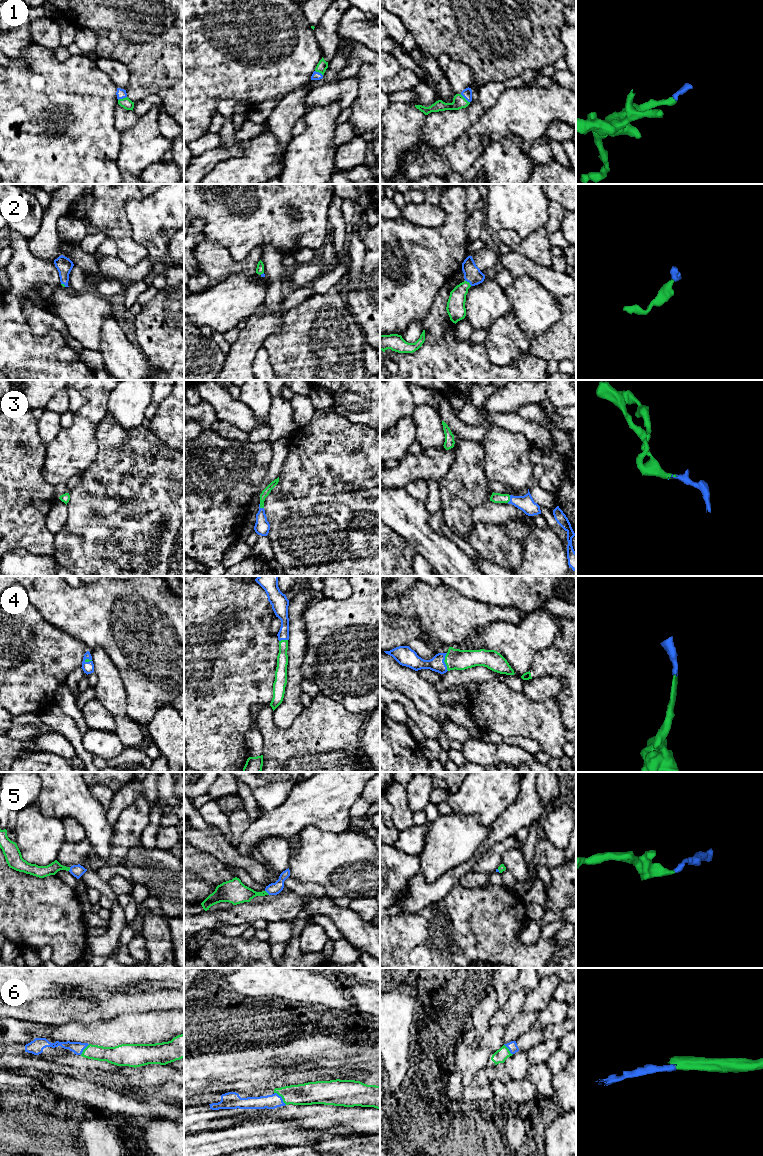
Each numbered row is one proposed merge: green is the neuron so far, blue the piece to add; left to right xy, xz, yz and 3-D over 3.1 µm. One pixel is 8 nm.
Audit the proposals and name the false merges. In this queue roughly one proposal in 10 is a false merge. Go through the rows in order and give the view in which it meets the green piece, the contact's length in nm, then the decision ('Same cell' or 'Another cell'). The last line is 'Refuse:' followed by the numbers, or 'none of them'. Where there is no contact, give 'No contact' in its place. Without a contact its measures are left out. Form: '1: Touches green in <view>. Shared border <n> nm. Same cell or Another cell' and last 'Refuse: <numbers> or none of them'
1: Touches green in yz. Shared border 100 nm. Same cell
2: Touches green in yz. Shared border 70 nm. Same cell
3: Touches green in yz. Shared border 70 nm. Same cell
4: Touches green in yz. Shared border 140 nm. Same cell
5: Touches green in xz. Shared border 50 nm. Same cell
6: Touches green in xz. Shared border 140 nm. Same cell
Refuse: none of them

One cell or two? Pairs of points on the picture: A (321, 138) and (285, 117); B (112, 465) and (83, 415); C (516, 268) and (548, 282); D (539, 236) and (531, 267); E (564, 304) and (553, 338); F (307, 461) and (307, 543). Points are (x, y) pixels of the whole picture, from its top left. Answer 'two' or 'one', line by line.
A: two
B: two
C: one
D: two
E: one
F: one

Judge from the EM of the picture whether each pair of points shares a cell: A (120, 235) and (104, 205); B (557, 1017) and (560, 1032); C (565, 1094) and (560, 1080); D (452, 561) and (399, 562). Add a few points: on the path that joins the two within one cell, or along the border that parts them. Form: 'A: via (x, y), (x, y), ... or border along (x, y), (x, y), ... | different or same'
A: via (118, 228), (107, 212) | same
B: border along (565, 1019), (560, 1023), (551, 1023), (542, 1030) | different
C: via (565, 1091), (563, 1083) | same
D: border along (399, 535), (417, 551) | different

